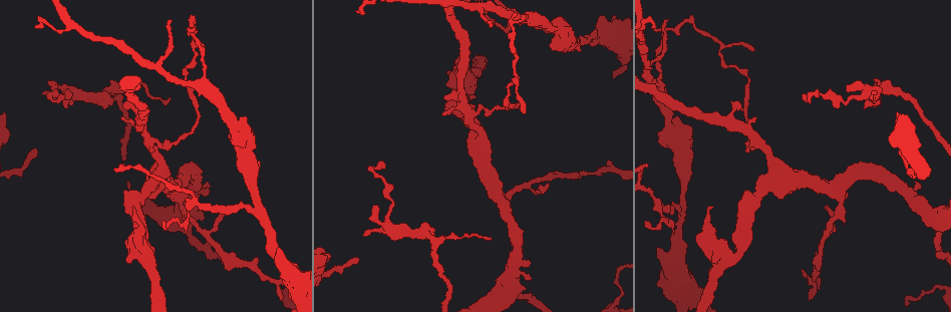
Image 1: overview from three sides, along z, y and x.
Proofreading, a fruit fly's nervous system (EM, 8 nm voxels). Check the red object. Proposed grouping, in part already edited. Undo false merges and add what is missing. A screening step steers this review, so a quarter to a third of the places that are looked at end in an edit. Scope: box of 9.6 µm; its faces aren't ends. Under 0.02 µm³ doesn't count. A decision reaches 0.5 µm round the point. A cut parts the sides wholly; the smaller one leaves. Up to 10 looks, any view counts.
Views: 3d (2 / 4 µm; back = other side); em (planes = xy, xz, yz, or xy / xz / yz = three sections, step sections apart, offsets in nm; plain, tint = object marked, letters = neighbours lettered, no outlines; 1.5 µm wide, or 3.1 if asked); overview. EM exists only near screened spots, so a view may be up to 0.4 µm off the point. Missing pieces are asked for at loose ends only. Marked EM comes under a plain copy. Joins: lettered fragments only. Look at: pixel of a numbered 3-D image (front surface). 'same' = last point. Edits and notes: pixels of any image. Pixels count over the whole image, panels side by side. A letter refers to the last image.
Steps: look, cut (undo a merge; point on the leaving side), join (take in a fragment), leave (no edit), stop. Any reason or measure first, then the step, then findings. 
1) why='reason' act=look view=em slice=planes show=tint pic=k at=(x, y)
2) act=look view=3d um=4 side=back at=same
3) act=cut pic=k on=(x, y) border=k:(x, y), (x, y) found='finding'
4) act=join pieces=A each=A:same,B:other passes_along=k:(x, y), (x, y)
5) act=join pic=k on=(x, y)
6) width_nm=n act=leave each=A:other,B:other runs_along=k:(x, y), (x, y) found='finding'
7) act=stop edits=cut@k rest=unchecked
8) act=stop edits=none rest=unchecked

why='long arm stops here' act=look view=3d um=2 pic=1 at=(37, 150)

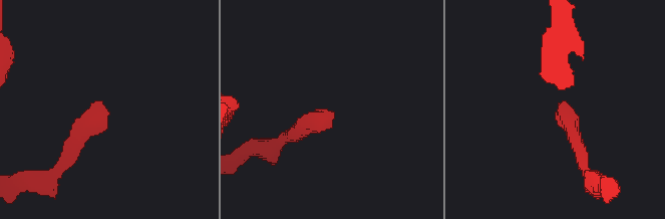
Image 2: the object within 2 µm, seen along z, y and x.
act=look view=em slice=planes show=letters pic=2 at=(330, 114)

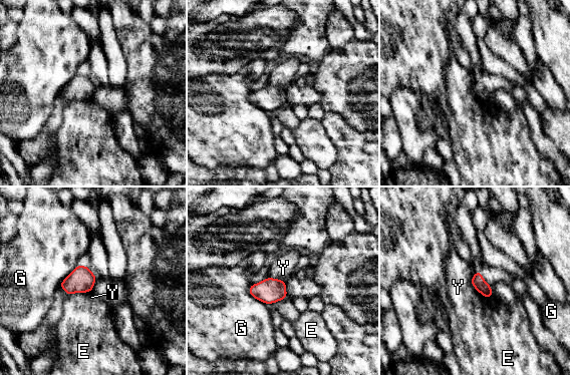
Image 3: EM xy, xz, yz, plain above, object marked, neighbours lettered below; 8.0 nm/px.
act=leave each=E:other,G:other,Y:other border=3:(91, 290), (70, 293), (67, 296) found='no lettered fragment goes on from it'

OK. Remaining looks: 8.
why='thin end' act=look view=em slice=planes show=letters pic=1 at=(805, 95)

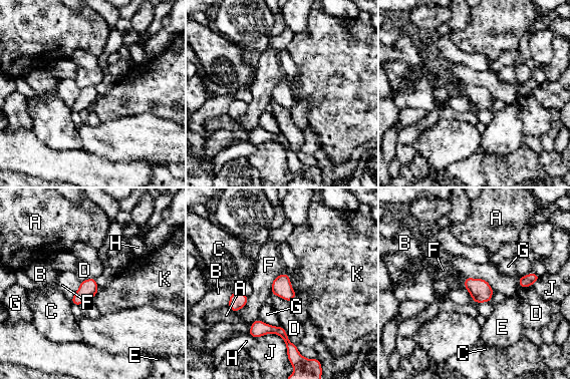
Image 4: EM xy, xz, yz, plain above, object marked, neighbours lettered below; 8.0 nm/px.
width_nm=150 longest_contact=J:280nm act=leave each=A:other,B:other,C:other,D:other,E:other,F:other,G:other,H:other,J:other,K:other found='none of them fits'

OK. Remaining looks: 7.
why='calibre changes' act=look view=em slice=planes show=letters pic=1 at=(883, 90)

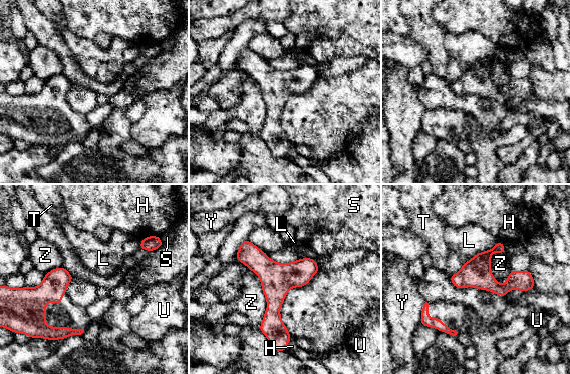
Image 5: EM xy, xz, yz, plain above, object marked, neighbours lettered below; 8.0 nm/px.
act=leave each=H:other,L:other,S:other,T:other,U:other,Y:other,Z:other found='all the same neuron'

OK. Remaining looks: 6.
why='a narrow waist' act=look view=3d um=2 pic=1 at=(548, 28)

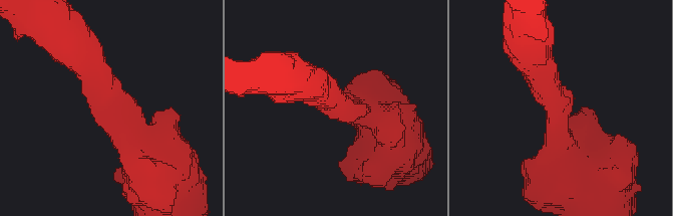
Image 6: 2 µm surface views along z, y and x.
act=look view=em slice=yz step=4 show=tint pic=6 at=(333, 107)

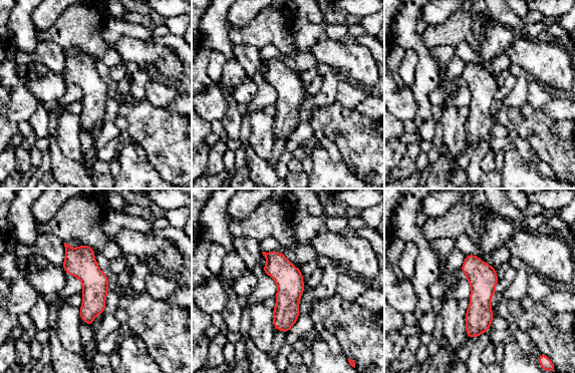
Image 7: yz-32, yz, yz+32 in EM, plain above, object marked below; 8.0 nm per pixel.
act=look view=em slice=planes show=letters at=same

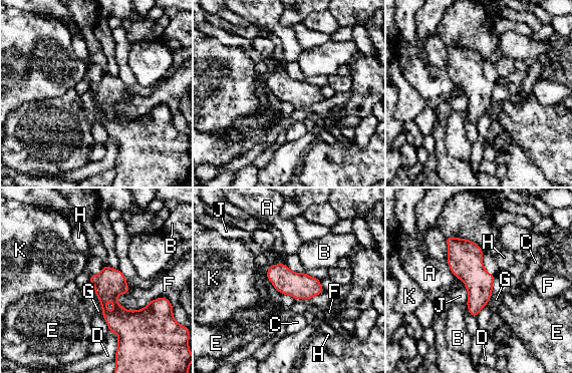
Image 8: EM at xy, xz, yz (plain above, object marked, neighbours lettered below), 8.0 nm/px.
act=leave each=A:other,B:other,C:other,D:other,E:other,F:other,G:other,H:other,J:other,K:other border=8:(95, 295), (108, 331) found='continuous, no second neuron'

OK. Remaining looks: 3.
act=stop edits=none rest=unchecked

